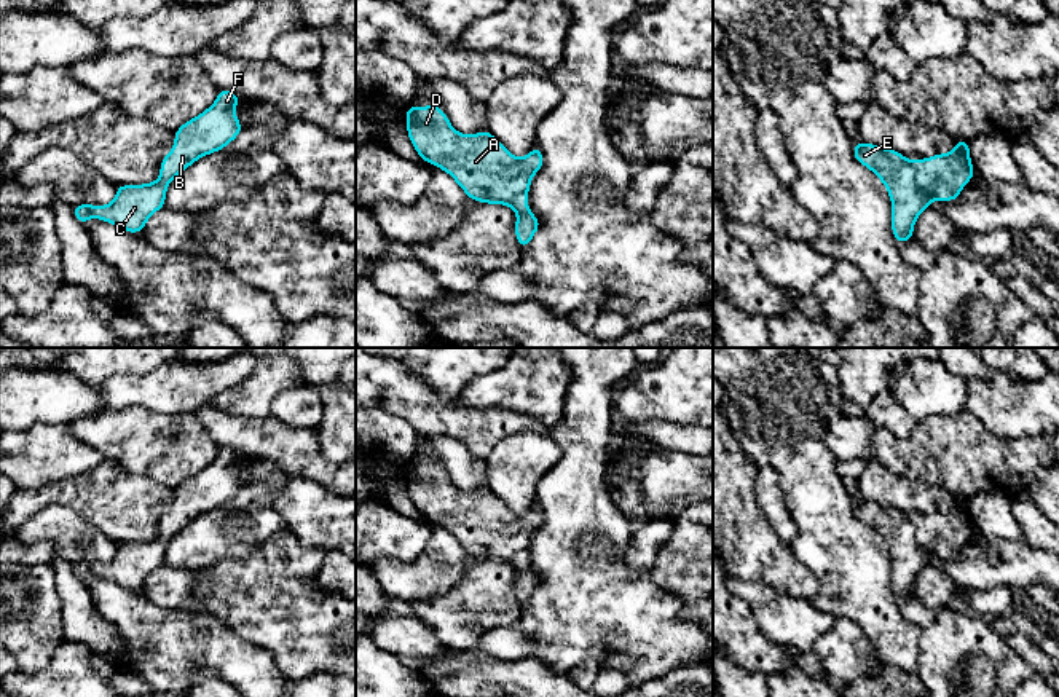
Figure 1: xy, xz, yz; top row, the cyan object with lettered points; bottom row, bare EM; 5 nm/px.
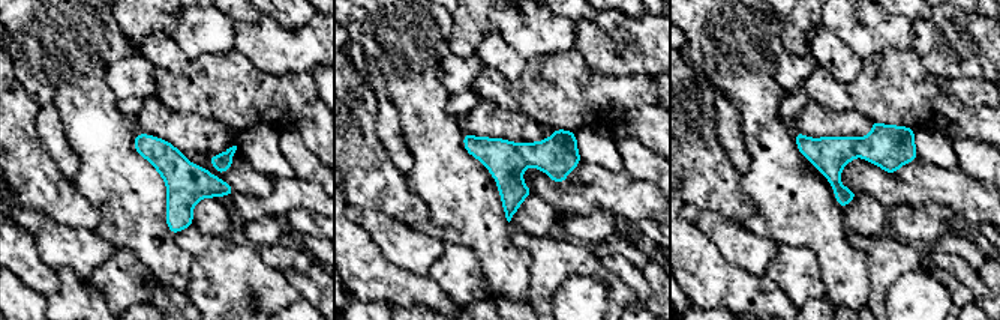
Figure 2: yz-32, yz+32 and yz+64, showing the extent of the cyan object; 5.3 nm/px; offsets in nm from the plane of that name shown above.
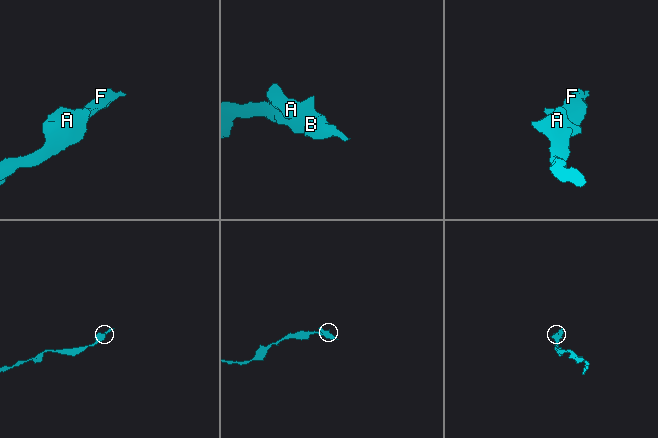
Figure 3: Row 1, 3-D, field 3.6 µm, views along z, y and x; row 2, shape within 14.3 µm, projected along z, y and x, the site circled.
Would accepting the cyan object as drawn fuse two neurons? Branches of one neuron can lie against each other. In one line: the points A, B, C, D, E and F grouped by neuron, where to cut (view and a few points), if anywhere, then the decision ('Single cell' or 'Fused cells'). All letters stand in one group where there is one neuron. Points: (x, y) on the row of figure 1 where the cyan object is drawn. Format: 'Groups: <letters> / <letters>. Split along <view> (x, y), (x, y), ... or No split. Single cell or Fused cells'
Groups: A B C D E F. No split. Single cell

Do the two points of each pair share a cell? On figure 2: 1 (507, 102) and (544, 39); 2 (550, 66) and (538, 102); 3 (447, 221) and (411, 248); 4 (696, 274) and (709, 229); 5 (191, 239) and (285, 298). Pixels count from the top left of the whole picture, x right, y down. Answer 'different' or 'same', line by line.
1: different
2: same
3: different
4: different
5: same

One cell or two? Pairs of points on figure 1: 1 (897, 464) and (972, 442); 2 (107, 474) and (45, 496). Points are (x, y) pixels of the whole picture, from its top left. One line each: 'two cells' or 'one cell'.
1: one cell
2: one cell

